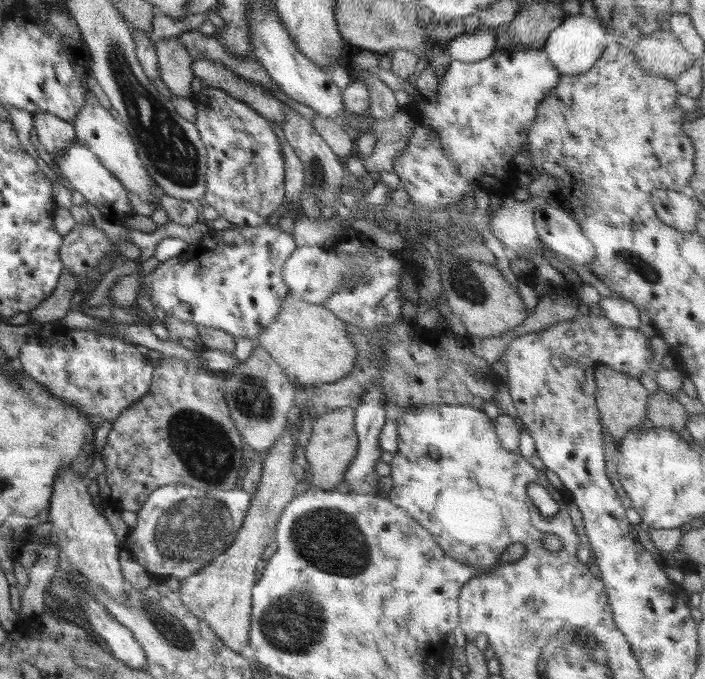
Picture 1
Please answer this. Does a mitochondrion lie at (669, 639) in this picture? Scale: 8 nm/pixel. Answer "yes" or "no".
no

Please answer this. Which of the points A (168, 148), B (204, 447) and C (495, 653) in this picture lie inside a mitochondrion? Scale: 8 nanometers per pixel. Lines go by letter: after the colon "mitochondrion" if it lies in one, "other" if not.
A: mitochondrion
B: mitochondrion
C: other

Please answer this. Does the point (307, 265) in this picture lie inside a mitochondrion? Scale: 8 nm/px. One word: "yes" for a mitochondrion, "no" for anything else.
no

